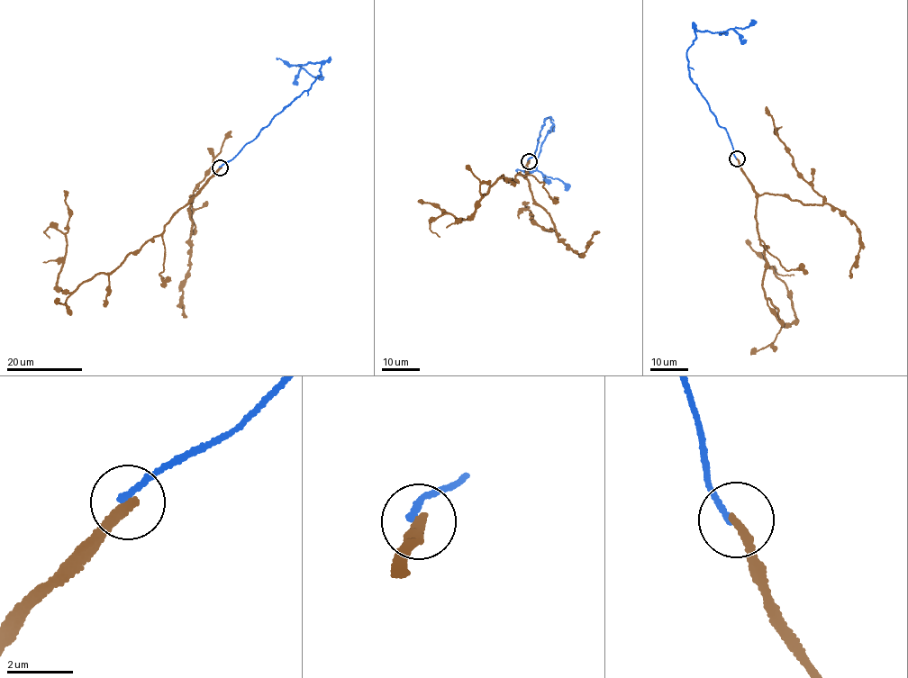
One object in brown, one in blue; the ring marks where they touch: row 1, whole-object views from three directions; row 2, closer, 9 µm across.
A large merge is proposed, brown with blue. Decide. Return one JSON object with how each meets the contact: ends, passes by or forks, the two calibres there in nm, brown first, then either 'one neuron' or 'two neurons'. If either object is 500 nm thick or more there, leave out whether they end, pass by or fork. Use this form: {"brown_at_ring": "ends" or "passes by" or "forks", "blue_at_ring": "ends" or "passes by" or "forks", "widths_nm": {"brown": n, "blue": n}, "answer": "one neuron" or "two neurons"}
{"brown_at_ring": "ends", "blue_at_ring": "ends", "widths_nm": {"brown": 280, "blue": 160}, "answer": "two neurons"}

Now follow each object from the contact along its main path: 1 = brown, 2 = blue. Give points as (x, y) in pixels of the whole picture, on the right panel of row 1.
1: (737, 158), (756, 194), (766, 297), (776, 307), (782, 325), (788, 326), (796, 314), (788, 290), (745, 240)
2: (737, 158), (725, 129), (719, 125), (692, 82), (686, 54), (698, 31), (743, 29), (757, 22)

